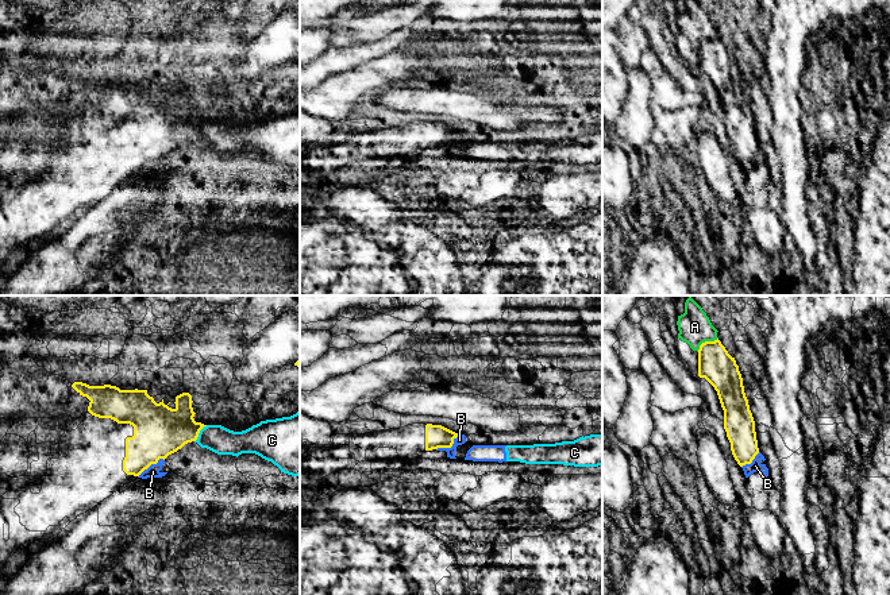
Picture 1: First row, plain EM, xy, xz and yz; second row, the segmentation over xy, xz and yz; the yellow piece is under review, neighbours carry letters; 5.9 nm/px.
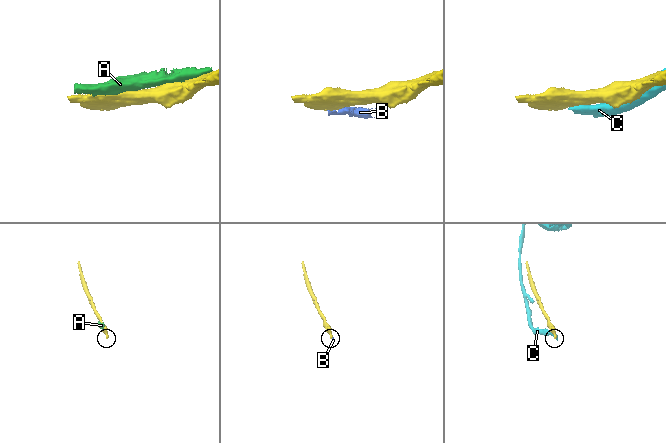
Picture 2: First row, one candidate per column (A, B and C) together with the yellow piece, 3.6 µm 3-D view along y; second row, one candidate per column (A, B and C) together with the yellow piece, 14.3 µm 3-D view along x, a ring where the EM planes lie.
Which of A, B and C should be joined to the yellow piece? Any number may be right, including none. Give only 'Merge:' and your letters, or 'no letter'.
Merge: no letter

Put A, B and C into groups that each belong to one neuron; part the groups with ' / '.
A / B C

